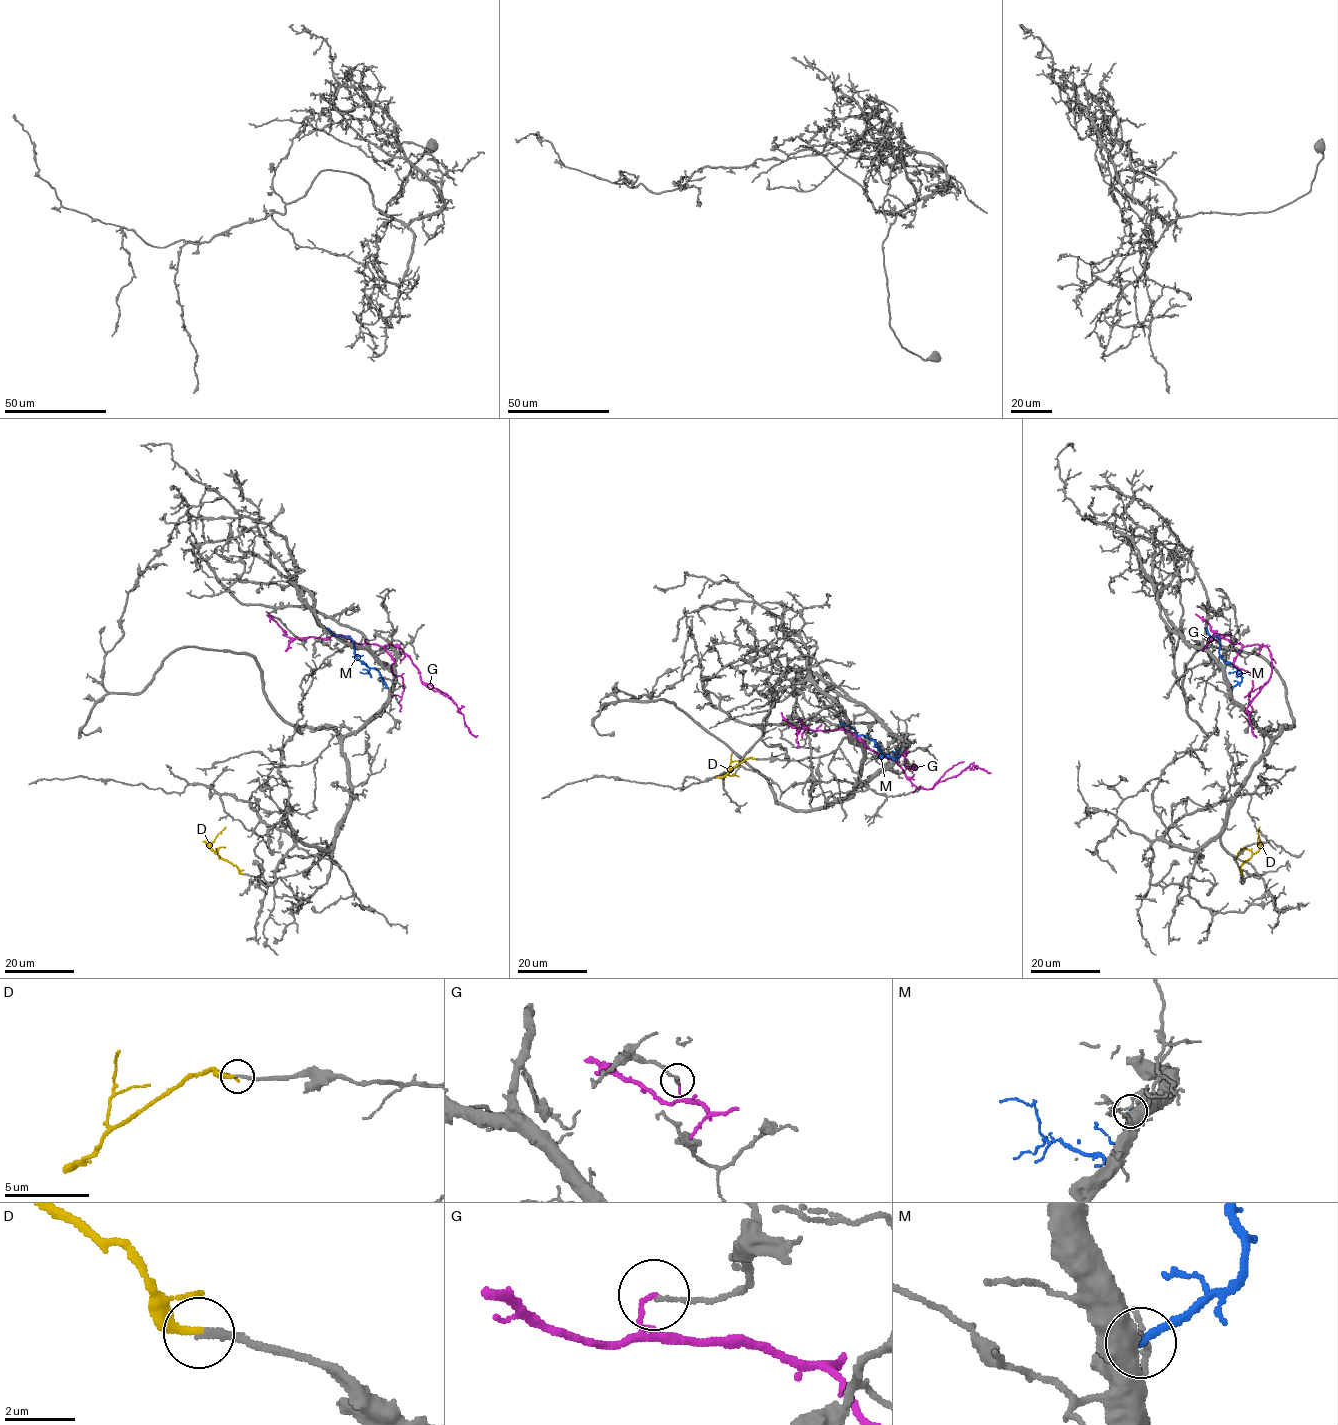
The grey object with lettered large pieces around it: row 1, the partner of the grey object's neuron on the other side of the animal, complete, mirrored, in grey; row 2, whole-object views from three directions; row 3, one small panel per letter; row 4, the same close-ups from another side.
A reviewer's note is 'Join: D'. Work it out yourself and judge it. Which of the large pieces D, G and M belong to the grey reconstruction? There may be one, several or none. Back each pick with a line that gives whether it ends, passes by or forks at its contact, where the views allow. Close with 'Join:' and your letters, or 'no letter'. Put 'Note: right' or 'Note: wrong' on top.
Note: right
D: it ends there
Join: D

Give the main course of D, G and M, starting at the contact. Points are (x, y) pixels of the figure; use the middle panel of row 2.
D: (756, 758), (750, 757), (723, 776), (738, 776)
G: (879, 753), (893, 759), (916, 787), (930, 789), (972, 763), (991, 773)
M: (900, 749), (897, 758), (890, 757), (868, 735), (856, 735), (853, 728), (840, 721)

